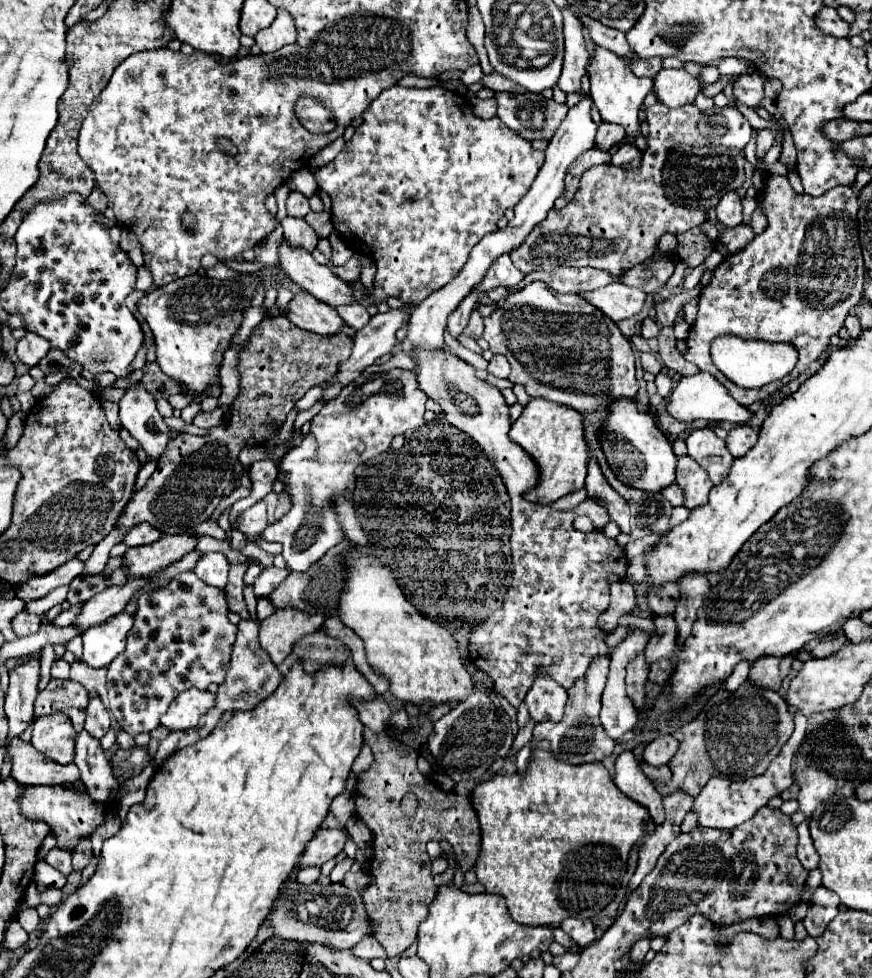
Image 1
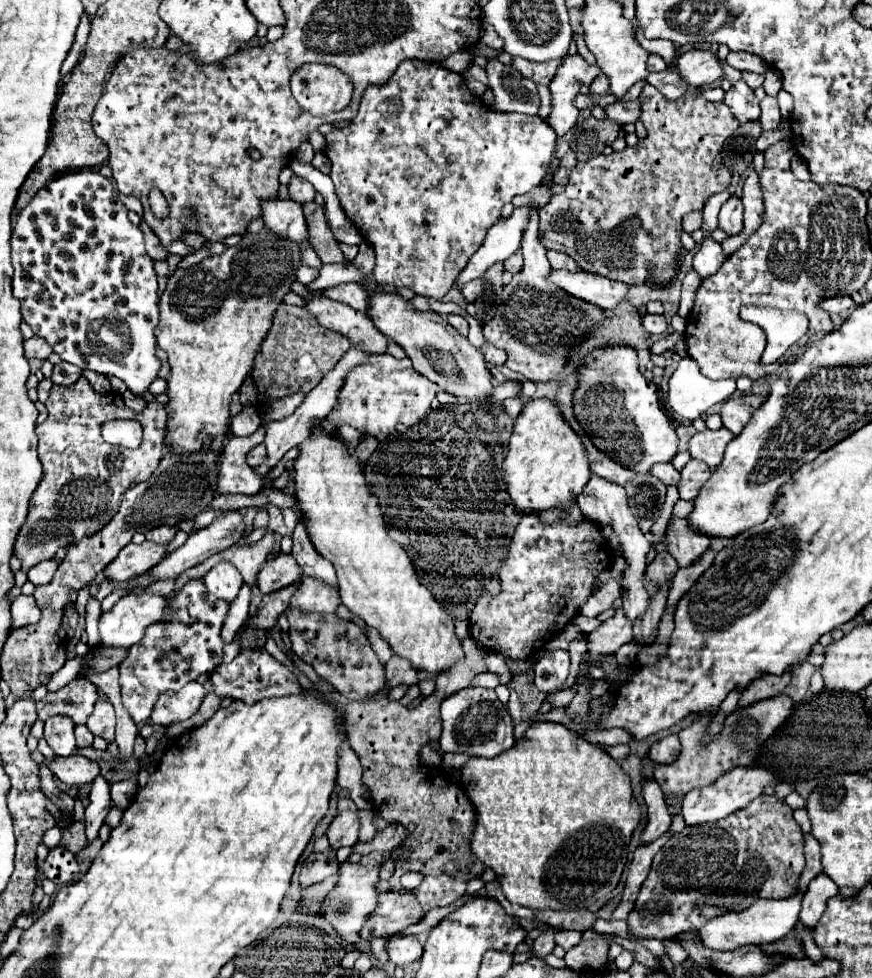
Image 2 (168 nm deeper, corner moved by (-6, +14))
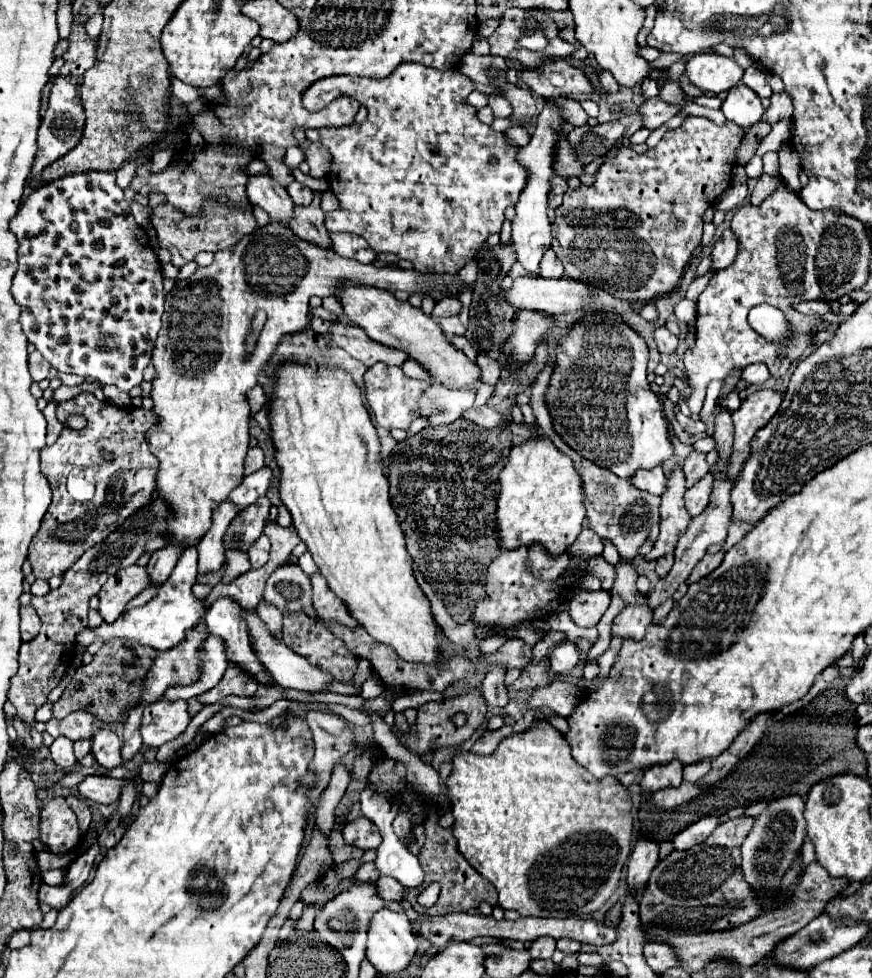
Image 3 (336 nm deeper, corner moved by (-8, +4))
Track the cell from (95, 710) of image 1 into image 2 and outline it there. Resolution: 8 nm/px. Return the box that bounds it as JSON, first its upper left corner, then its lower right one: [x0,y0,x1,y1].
[87,699,115,741]

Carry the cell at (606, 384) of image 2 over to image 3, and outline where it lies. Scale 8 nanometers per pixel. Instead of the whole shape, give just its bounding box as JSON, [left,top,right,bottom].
[545,315,673,479]

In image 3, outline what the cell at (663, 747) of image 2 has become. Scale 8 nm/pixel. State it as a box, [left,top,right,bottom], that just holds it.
[641,761,683,795]

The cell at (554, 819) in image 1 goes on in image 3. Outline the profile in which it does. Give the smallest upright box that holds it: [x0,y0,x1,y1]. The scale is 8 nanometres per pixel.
[447,721,633,917]

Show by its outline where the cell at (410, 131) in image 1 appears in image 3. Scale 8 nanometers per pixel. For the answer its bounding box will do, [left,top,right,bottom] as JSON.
[303,63,527,275]

